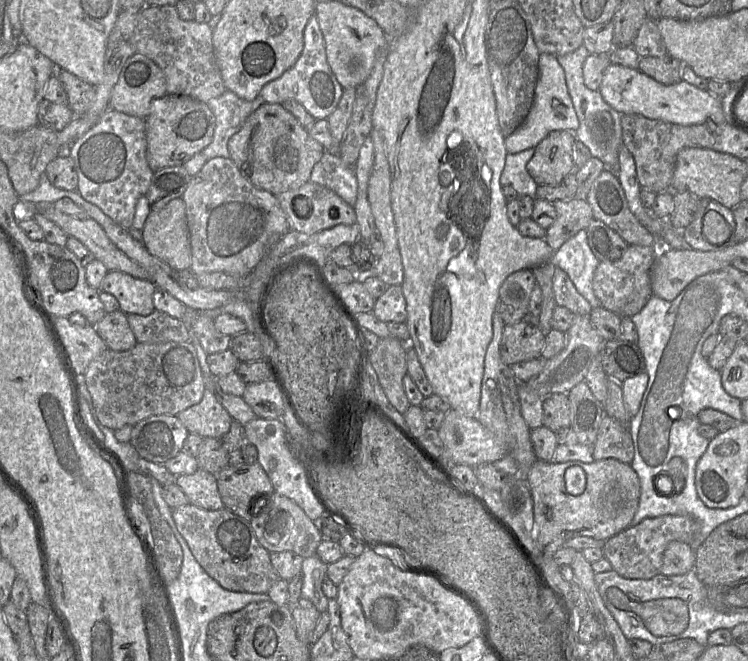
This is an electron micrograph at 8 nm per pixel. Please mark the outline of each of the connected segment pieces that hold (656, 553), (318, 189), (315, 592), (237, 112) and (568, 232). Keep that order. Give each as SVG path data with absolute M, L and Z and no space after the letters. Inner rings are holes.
M665 515L656 518L646 518L639 524L629 527L617 535L605 541L602 548L603 556L610 562L612 569L621 577L626 579L651 579L660 574L663 553L667 546L673 542L678 541L685 544L690 544L700 530L700 523L685 515Z
M307 181L295 190L275 195L285 214L289 228L304 234L318 233L336 225L351 225L356 222L354 208L335 192L319 184Z
M315 554L303 559L301 575L303 579L301 598L309 600L319 613L327 611L328 598L322 591L326 578L327 564Z
M228 90L210 99L207 104L214 115L215 128L212 141L201 151L206 160L215 157L229 158L228 140L263 103L265 102L259 94L254 100L247 101Z
M583 196L570 200L555 201L556 220L546 230L545 240L554 250L558 250L579 231L586 230L595 219L593 211Z

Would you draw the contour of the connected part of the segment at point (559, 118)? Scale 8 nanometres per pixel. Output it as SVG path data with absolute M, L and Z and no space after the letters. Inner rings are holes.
M541 53L539 57L539 78L531 110L522 125L505 139L508 154L517 154L535 148L553 131L569 131L575 133L579 128L579 120L569 95L565 72L557 57Z

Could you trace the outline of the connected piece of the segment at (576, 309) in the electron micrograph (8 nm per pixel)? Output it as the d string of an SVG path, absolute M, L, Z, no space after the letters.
M559 267L555 268L553 289L557 305L568 308L575 315L589 316L592 306L578 292L569 275Z

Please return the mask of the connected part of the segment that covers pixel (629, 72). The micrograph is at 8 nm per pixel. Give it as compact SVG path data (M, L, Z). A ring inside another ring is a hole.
M612 63L606 68L599 92L603 99L621 114L642 115L682 126L702 124L706 121L727 123L720 98L708 90L701 90L683 80L673 85L663 85L638 69L619 64Z

